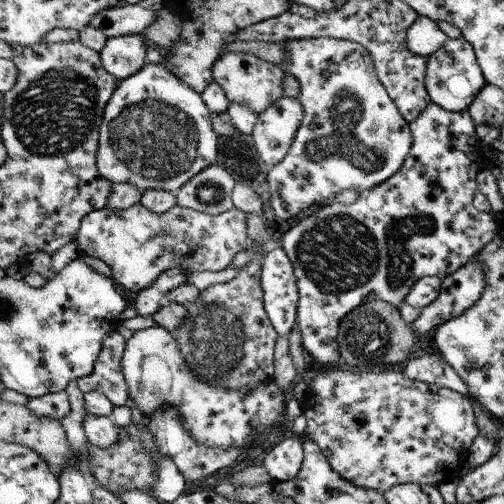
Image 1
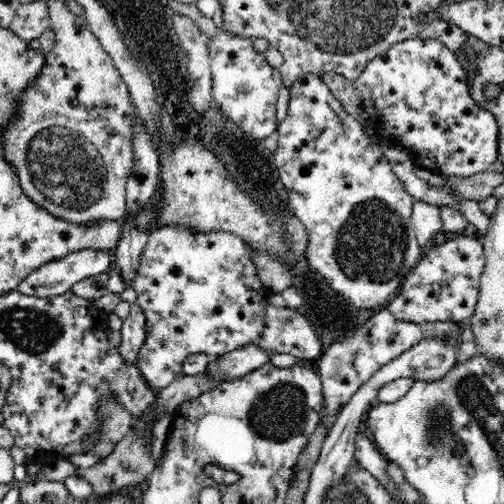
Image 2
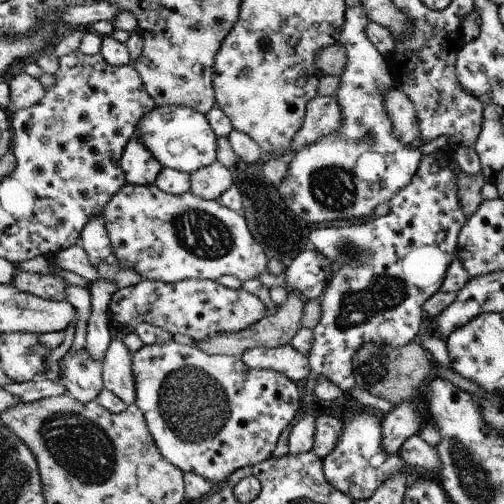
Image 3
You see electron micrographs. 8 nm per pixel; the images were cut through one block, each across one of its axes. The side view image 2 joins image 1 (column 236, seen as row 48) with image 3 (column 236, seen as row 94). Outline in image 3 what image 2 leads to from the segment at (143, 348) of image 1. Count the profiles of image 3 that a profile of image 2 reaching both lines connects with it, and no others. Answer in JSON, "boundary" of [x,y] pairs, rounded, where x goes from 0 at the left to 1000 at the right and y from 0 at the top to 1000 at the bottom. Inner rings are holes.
{"boundary":[[[343,675],[323,687],[284,687],[264,702],[268,802],[288,825],[308,885],[331,917],[367,940],[391,940],[423,960],[446,956],[462,937],[510,925],[542,905],[554,861],[593,813],[593,774],[565,742],[502,734],[458,706],[415,706],[391,687],[355,687]]]}

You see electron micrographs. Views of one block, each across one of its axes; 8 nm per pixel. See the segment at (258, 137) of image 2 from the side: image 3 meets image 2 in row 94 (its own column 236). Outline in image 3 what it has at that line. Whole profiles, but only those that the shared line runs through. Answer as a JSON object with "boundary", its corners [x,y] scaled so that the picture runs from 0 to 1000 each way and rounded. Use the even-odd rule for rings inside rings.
{"boundary":[[[248,365],[224,393],[212,401],[204,417],[204,437],[212,452],[212,468],[220,480],[220,516],[232,516],[240,536],[268,536],[284,548],[284,556],[304,560],[363,560],[363,556],[419,556],[427,560],[435,548],[454,544],[474,552],[482,563],[490,556],[514,552],[530,540],[534,512],[522,488],[502,472],[490,456],[486,437],[474,421],[446,413],[431,397],[403,397],[383,381],[367,385],[331,385],[315,377],[308,365],[296,369],[264,369]]]}

